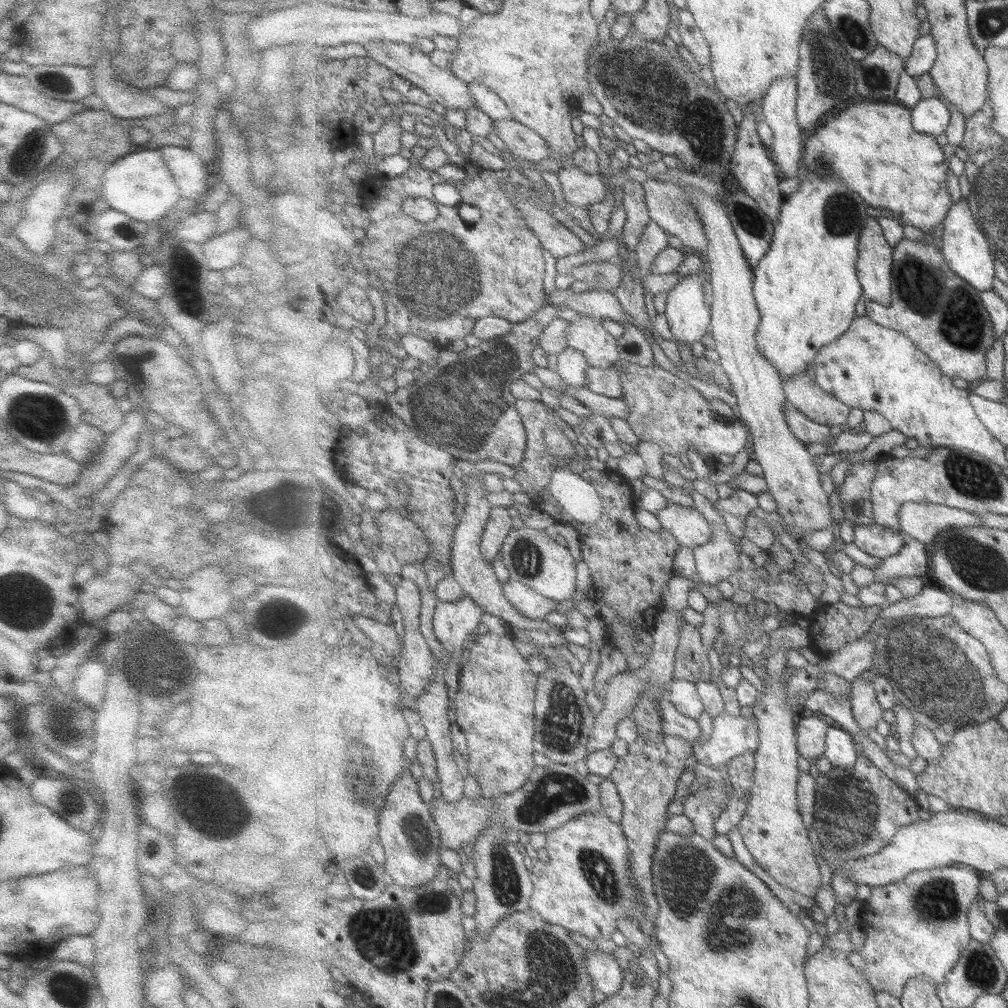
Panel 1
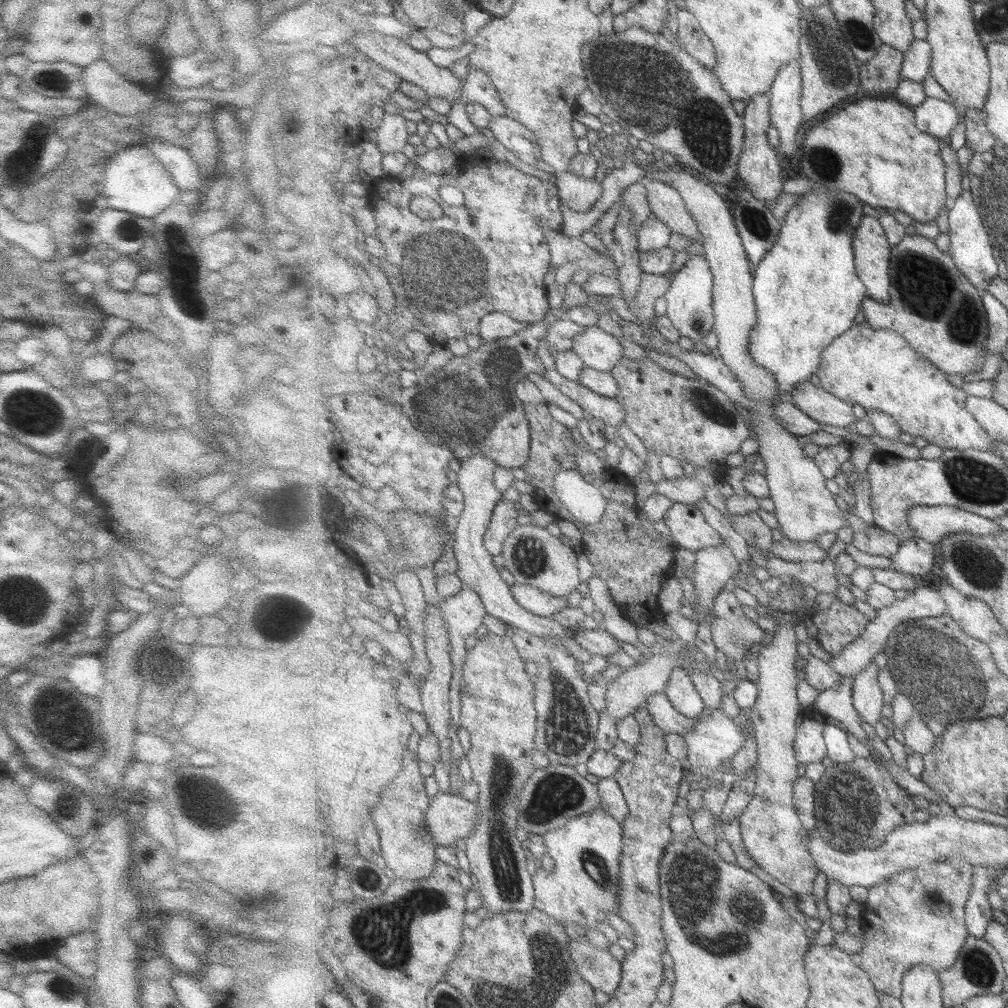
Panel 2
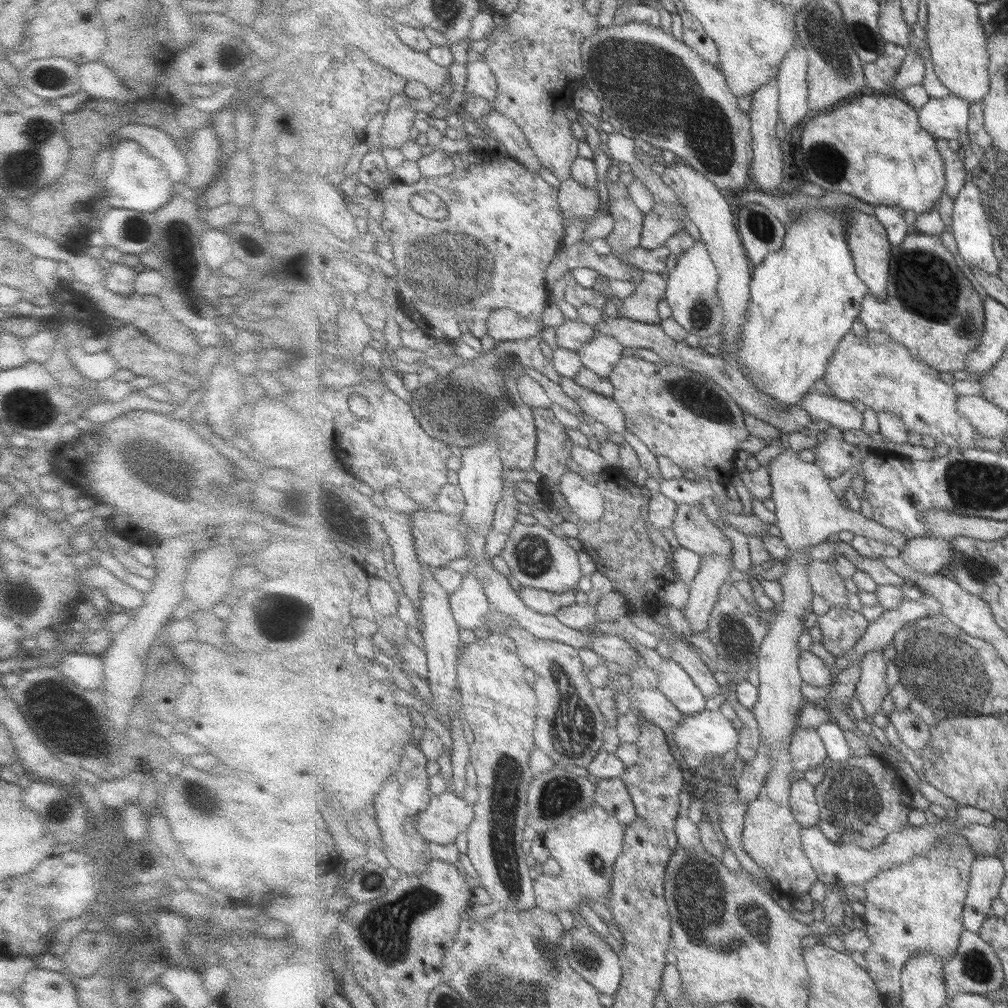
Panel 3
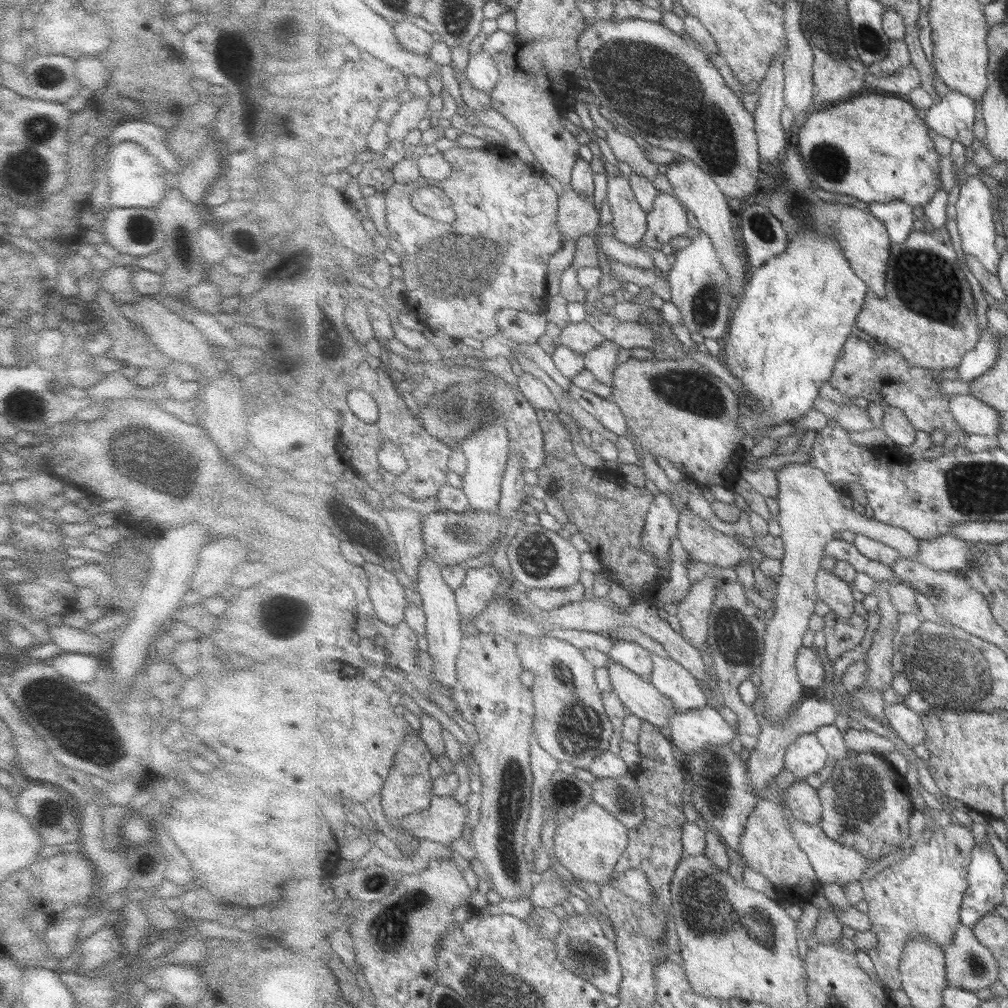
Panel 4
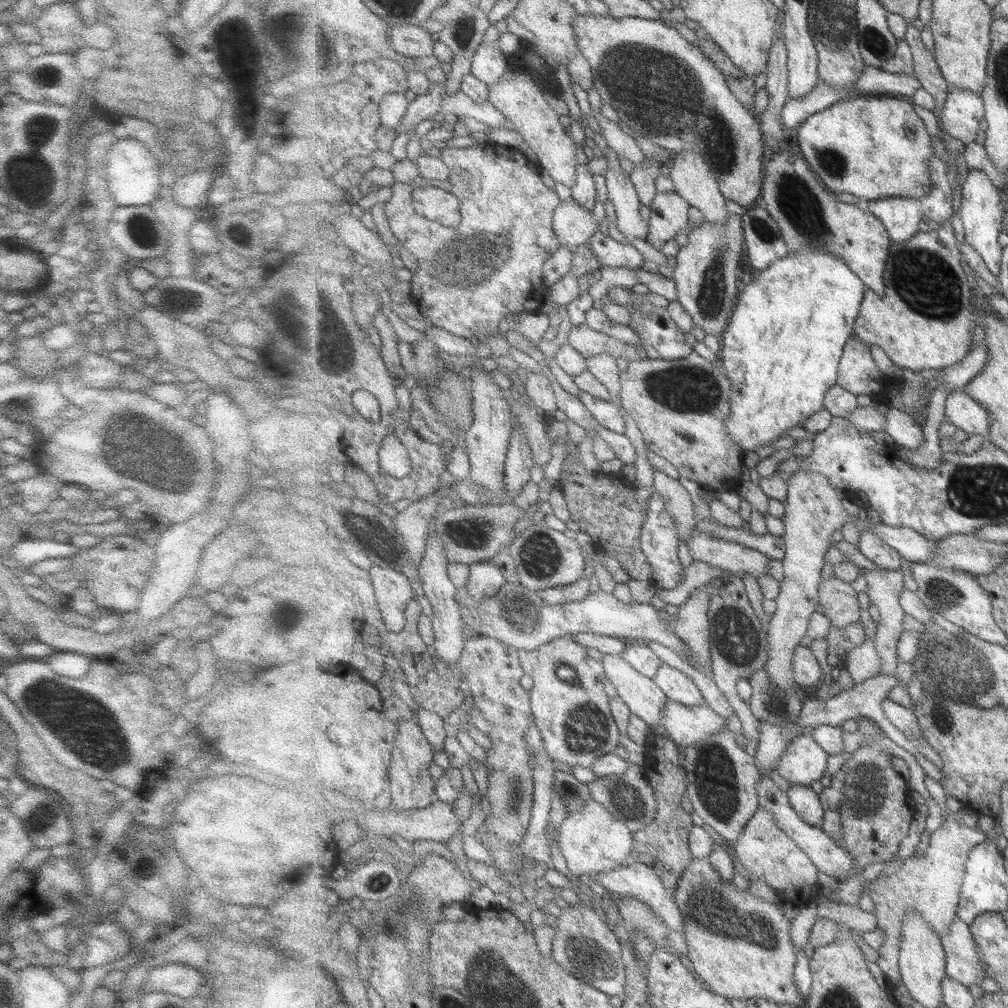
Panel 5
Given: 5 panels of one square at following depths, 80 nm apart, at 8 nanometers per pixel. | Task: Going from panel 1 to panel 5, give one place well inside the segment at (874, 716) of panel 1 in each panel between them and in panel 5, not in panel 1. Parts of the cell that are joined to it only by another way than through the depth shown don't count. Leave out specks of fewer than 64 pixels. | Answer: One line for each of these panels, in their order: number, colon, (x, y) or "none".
2: (867, 697)
3: (873, 686)
4: (880, 656)
5: (885, 586)

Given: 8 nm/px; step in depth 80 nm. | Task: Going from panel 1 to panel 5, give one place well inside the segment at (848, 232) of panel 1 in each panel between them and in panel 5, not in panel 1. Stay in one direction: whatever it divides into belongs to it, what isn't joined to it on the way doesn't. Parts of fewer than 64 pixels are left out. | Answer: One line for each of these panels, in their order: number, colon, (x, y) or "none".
2: (807, 290)
3: (805, 298)
4: (799, 308)
5: (782, 350)

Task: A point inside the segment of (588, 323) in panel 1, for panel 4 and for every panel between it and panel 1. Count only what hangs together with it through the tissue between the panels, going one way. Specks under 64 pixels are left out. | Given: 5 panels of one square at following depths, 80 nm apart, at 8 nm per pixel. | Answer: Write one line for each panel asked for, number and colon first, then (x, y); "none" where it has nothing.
2: (599, 350)
3: (601, 355)
4: (602, 361)

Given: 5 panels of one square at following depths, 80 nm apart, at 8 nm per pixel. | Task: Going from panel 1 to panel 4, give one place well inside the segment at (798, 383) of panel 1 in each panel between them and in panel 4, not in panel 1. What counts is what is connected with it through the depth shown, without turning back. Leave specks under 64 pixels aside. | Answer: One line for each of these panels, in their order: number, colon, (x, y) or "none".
2: (825, 408)
3: (840, 414)
4: (853, 419)

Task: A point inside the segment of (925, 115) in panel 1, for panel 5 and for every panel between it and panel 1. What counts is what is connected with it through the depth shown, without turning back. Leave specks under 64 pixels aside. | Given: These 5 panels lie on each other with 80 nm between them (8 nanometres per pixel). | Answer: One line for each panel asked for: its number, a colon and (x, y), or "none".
2: (935, 116)
3: (948, 118)
4: (954, 116)
5: (965, 111)

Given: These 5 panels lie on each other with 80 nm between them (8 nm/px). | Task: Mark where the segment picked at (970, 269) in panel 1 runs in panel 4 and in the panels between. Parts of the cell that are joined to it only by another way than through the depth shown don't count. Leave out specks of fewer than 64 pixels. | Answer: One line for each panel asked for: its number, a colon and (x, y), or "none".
2: (970, 246)
3: (974, 237)
4: (976, 218)

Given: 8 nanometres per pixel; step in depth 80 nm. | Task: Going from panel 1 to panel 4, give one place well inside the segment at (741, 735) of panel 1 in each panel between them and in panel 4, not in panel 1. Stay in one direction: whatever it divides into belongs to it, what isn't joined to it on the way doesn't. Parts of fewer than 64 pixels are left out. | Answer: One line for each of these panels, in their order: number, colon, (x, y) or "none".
2: (715, 737)
3: (707, 734)
4: (691, 730)

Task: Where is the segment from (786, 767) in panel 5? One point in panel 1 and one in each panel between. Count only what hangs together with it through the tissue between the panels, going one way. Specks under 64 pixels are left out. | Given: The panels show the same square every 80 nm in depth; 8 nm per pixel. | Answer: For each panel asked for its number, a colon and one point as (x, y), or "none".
1: (812, 731)
2: (810, 745)
3: (808, 751)
4: (806, 755)

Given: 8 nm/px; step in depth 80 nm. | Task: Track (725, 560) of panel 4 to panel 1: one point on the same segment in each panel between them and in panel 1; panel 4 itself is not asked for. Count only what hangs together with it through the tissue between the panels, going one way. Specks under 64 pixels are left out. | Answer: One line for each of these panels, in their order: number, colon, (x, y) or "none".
1: (688, 525)
2: (689, 529)
3: (694, 530)

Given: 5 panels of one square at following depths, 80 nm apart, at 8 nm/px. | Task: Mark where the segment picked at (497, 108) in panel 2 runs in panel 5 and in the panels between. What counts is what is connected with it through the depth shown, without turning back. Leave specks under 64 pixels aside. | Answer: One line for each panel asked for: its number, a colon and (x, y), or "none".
3: (480, 81)
4: (483, 72)
5: (489, 64)

